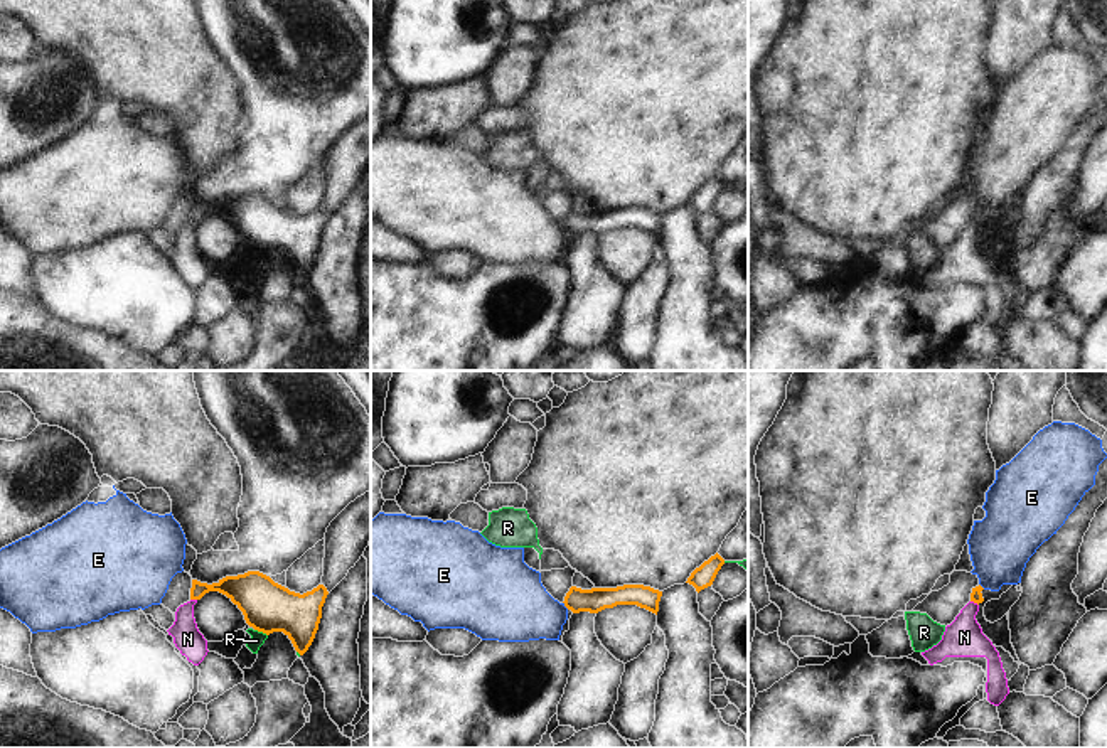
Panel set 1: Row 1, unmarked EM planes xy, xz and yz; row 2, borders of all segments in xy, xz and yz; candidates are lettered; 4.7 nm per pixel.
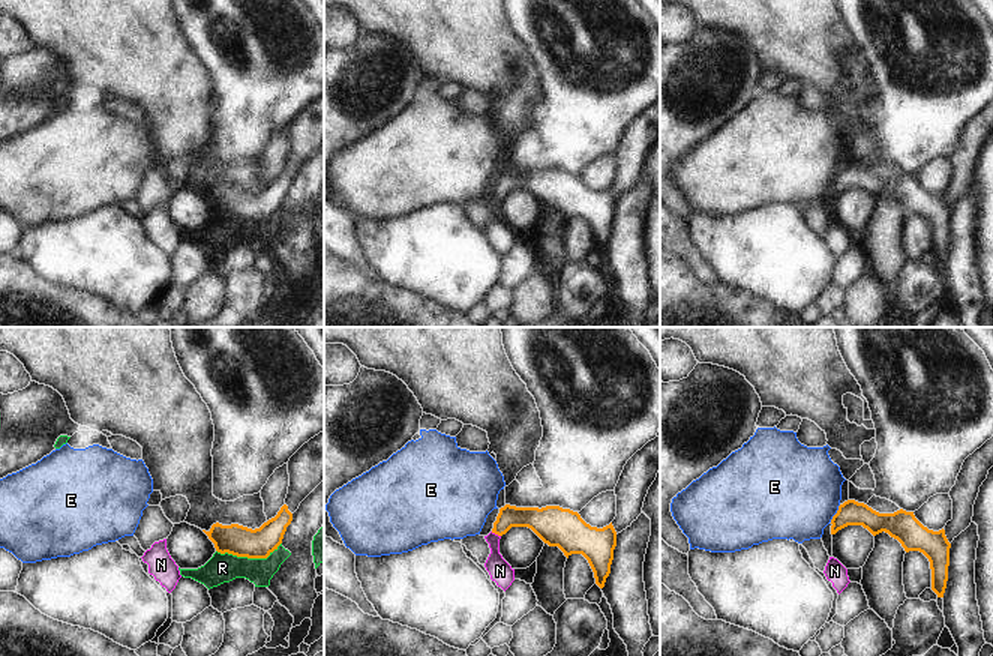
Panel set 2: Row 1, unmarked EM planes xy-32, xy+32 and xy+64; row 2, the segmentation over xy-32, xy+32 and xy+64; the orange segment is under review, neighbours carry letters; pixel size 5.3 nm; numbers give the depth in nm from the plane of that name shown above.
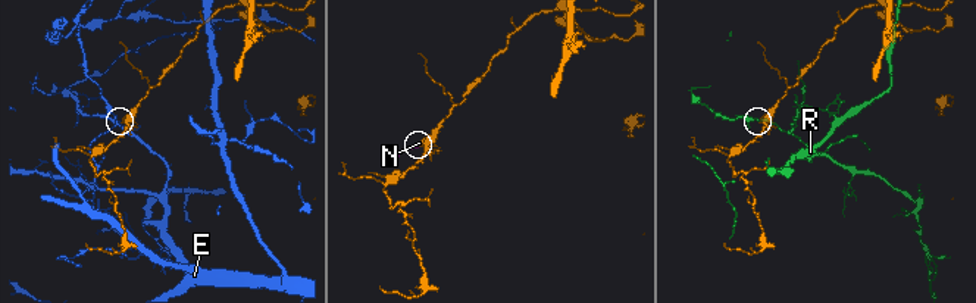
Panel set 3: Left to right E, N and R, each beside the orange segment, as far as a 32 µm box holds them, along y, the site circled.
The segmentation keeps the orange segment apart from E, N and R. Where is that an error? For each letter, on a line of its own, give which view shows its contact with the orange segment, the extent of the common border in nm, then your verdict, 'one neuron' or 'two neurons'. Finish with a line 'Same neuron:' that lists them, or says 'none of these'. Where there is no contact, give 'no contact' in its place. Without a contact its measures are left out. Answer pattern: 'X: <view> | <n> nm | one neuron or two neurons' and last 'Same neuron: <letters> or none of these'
E: xz | 50 nm | two neurons
N: yz | 50 nm | one neuron
R: xy | 70 nm | two neurons
Same neuron: N

